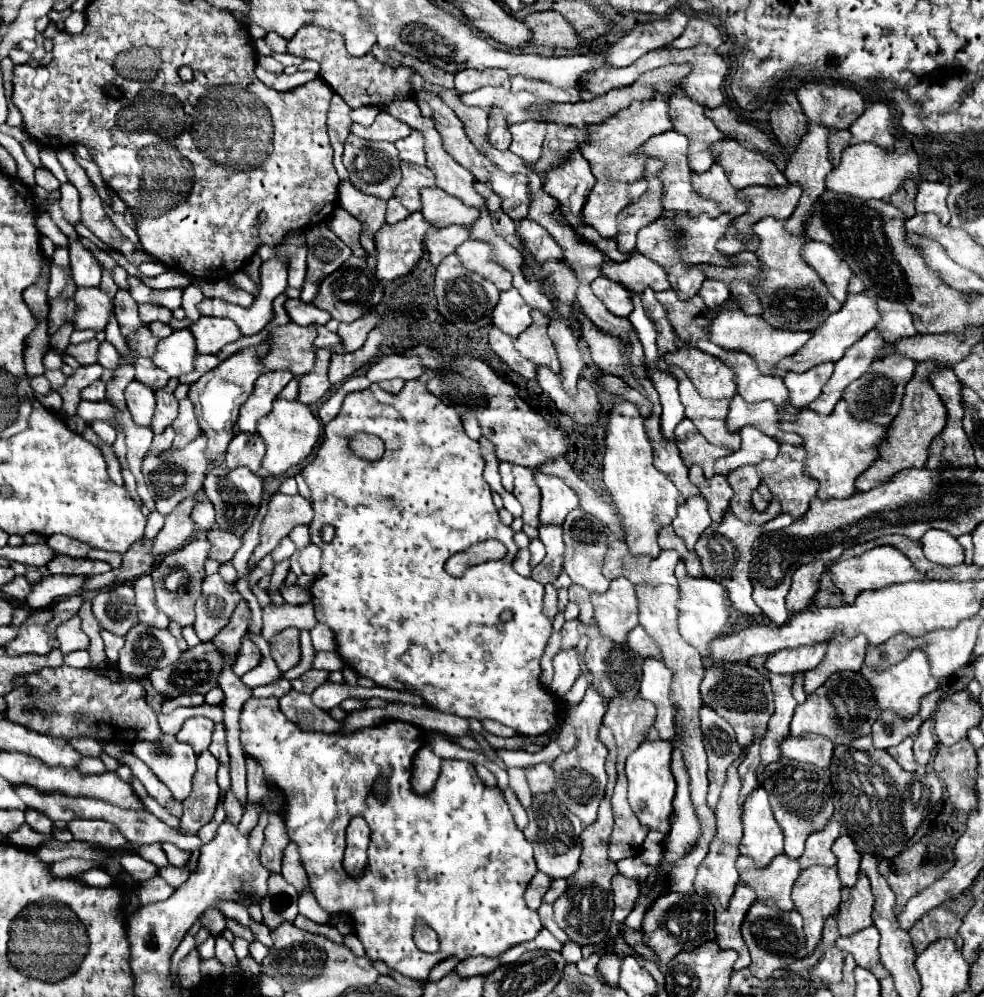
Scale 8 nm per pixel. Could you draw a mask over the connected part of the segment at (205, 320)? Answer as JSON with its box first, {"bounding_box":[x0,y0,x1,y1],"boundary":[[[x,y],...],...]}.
{"bounding_box":[190,316,242,354],"boundary":[[[202,316],[190,330],[196,338],[198,354],[218,354],[226,344],[232,344],[242,336],[240,328],[228,318]]]}

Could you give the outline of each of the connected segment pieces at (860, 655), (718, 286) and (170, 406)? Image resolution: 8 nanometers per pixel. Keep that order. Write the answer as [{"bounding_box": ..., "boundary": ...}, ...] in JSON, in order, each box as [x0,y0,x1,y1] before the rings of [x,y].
[{"bounding_box":[804,634,868,694],"boundary":[[[840,634],[840,636],[832,638],[828,644],[824,660],[816,668],[804,672],[806,694],[820,688],[834,672],[840,672],[840,670],[858,672],[862,662],[864,662],[866,646],[868,646],[868,640],[864,636],[848,638],[848,636]]]},{"bounding_box":[698,280,730,310],"boundary":[[[704,280],[704,284],[702,284],[702,288],[700,288],[698,294],[708,304],[710,310],[716,308],[716,306],[720,306],[730,296],[728,286],[724,282],[720,282],[720,280]]]},{"bounding_box":[152,378,180,434],"boundary":[[[170,378],[170,382],[156,392],[156,414],[152,418],[154,434],[160,434],[178,416],[178,400],[174,396],[174,390],[178,384],[180,384],[178,378]]]}]

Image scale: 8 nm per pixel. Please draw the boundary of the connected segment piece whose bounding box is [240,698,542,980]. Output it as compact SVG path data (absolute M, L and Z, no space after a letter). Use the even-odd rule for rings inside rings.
M250 698L240 714L240 730L244 752L260 762L268 784L280 788L286 796L284 822L288 836L300 846L302 866L318 904L328 914L344 912L352 918L354 932L364 944L368 958L386 962L388 968L412 980L426 980L430 970L450 956L462 960L470 956L500 956L508 948L532 940L540 932L542 924L538 912L524 904L524 892L538 868L532 858L532 846L516 828L504 794L498 788L486 786L466 760L442 760L434 790L424 796L416 794L414 798L410 770L412 756L422 746L420 728L404 722L386 722L354 734L302 732L296 724L286 720L276 698ZM378 776L388 778L388 798L384 800L374 794ZM354 816L364 816L372 830L368 872L356 882L342 870L344 830ZM418 920L424 920L436 930L440 952L418 952L412 940Z

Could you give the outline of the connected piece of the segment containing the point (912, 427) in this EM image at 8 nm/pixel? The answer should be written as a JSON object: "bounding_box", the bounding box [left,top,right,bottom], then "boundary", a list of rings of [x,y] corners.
{"bounding_box":[856,364,946,492],"boundary":[[[916,364],[914,376],[912,380],[906,384],[906,392],[904,392],[904,400],[902,400],[902,408],[896,416],[896,420],[892,422],[892,428],[888,428],[886,432],[886,442],[880,444],[880,460],[874,460],[870,464],[870,468],[866,472],[862,472],[856,480],[856,490],[858,492],[866,492],[872,490],[884,482],[888,482],[894,474],[906,470],[906,468],[924,468],[926,466],[926,458],[928,458],[928,446],[932,442],[932,438],[944,428],[946,424],[946,412],[944,412],[944,404],[940,402],[940,396],[936,392],[932,392],[934,388],[928,382],[928,374],[932,370],[936,370],[936,364]]]}

